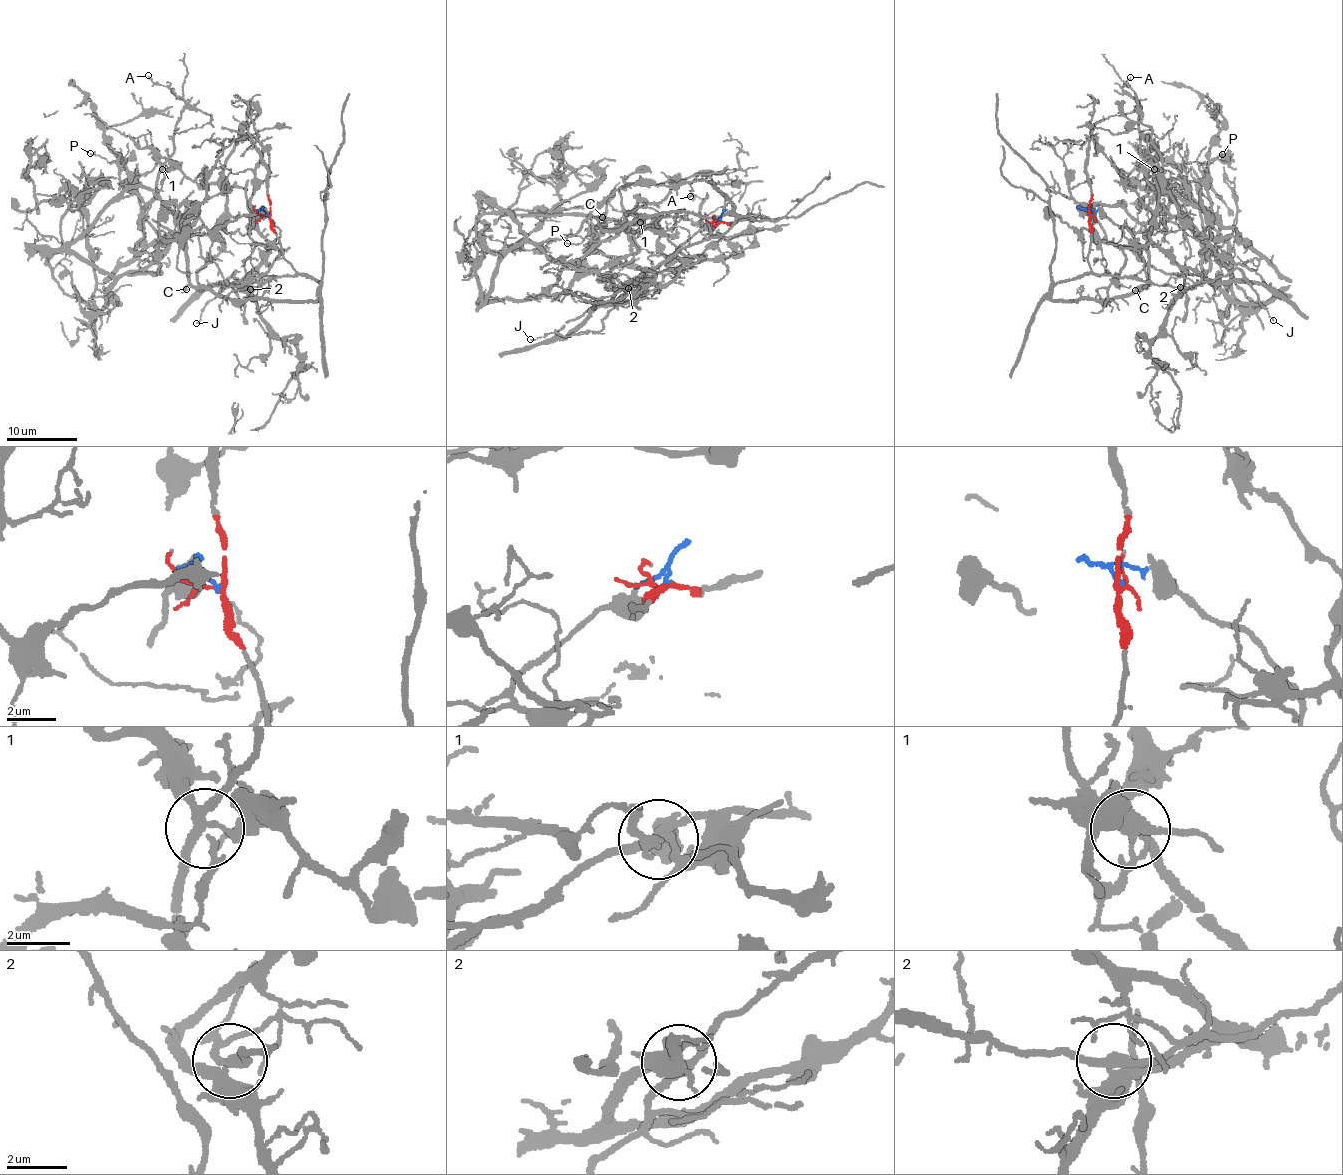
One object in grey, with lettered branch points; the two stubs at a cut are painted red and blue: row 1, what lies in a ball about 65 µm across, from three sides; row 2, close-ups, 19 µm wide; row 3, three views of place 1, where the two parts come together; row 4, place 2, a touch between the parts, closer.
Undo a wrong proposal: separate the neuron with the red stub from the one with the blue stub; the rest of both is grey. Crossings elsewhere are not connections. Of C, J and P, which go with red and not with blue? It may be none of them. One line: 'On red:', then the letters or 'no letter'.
On red: C, J

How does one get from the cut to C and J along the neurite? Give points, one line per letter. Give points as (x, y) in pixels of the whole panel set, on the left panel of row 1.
C: (270, 215), (282, 257), (296, 271), (318, 281), (316, 300), (233, 301), (204, 288), (188, 285), (186, 290)
J: (270, 215), (284, 259), (295, 275), (268, 277), (247, 289), (237, 282), (234, 271), (197, 322)

